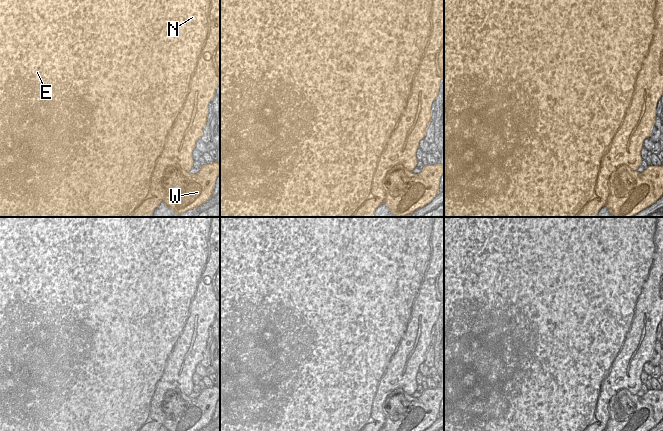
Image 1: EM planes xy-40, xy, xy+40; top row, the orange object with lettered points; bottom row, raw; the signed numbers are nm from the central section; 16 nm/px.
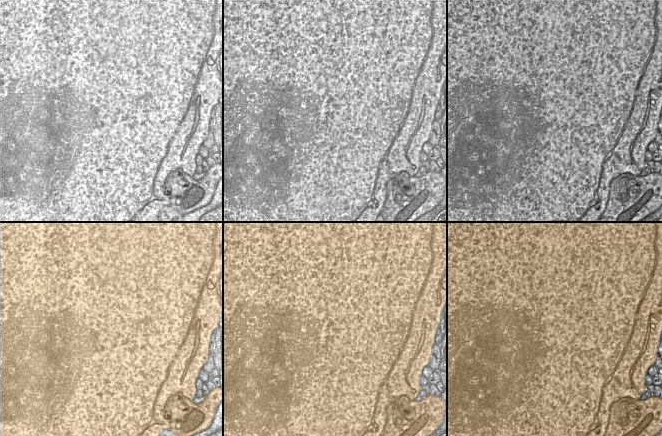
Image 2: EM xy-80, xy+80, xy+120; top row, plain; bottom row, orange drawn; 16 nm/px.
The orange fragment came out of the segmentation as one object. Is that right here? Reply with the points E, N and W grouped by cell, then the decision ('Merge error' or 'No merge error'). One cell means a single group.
Groups: E N / W. Merge error

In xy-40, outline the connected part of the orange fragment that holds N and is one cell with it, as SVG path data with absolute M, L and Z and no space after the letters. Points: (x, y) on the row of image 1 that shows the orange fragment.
M0 0L0 217L151 217L151 216L152 216L152 214L153 214L153 212L154 212L154 210L155 210L155 209L156 209L156 208L157 208L157 207L158 207L158 206L159 206L159 204L160 204L160 203L161 203L161 202L162 202L162 201L163 201L163 200L164 200L164 198L165 198L165 190L164 190L164 189L163 189L163 186L162 186L162 180L163 180L163 174L164 174L164 173L165 173L165 169L166 169L166 168L168 168L168 167L172 167L172 166L174 166L174 165L175 165L175 164L179 164L179 165L180 165L180 166L181 166L181 168L182 168L182 169L184 169L184 170L186 170L186 171L187 171L187 172L189 172L189 171L190 171L190 170L191 170L191 168L192 168L192 167L193 167L193 162L194 162L194 160L193 160L193 157L192 157L192 152L193 152L193 150L194 150L194 149L195 149L195 146L196 146L196 142L197 142L197 141L198 141L198 140L200 140L200 138L201 138L201 137L202 137L202 136L203 136L203 133L204 133L204 128L205 128L205 126L206 126L206 124L207 124L207 115L208 115L208 104L209 104L209 103L210 103L210 102L212 102L212 99L213 99L213 98L214 98L214 97L215 97L215 96L216 96L216 88L217 88L217 86L218 86L218 83L219 83L219 82L220 82L220 0Z

